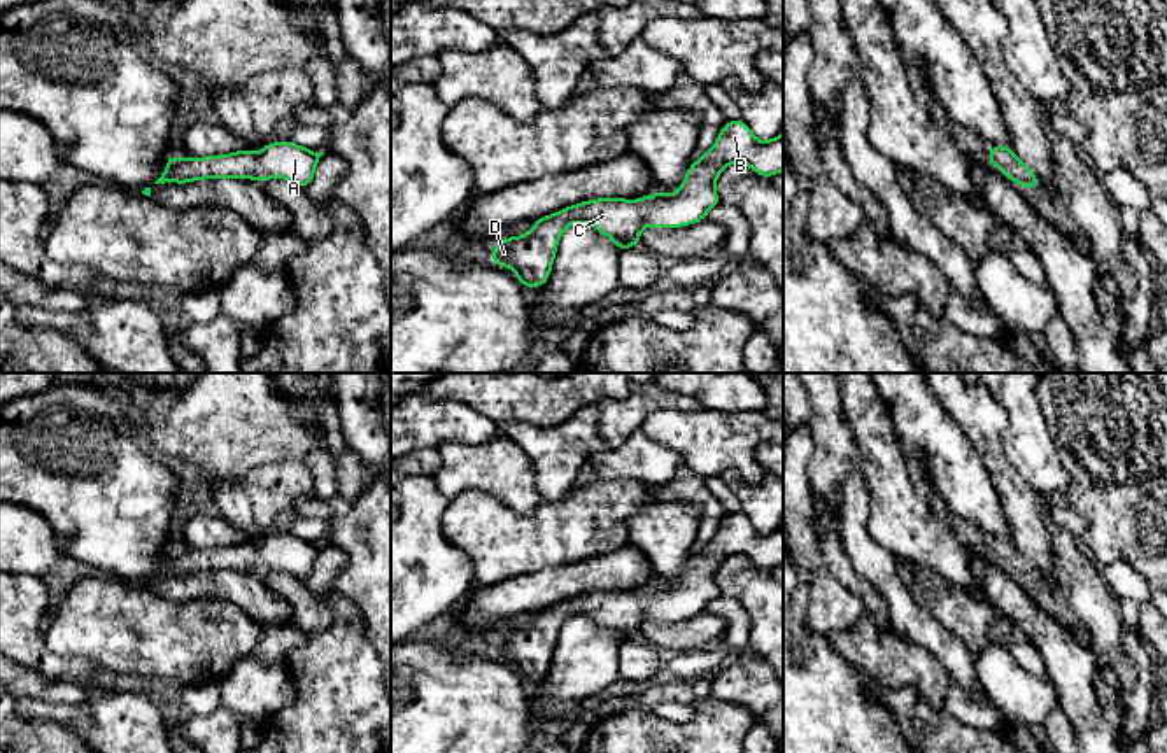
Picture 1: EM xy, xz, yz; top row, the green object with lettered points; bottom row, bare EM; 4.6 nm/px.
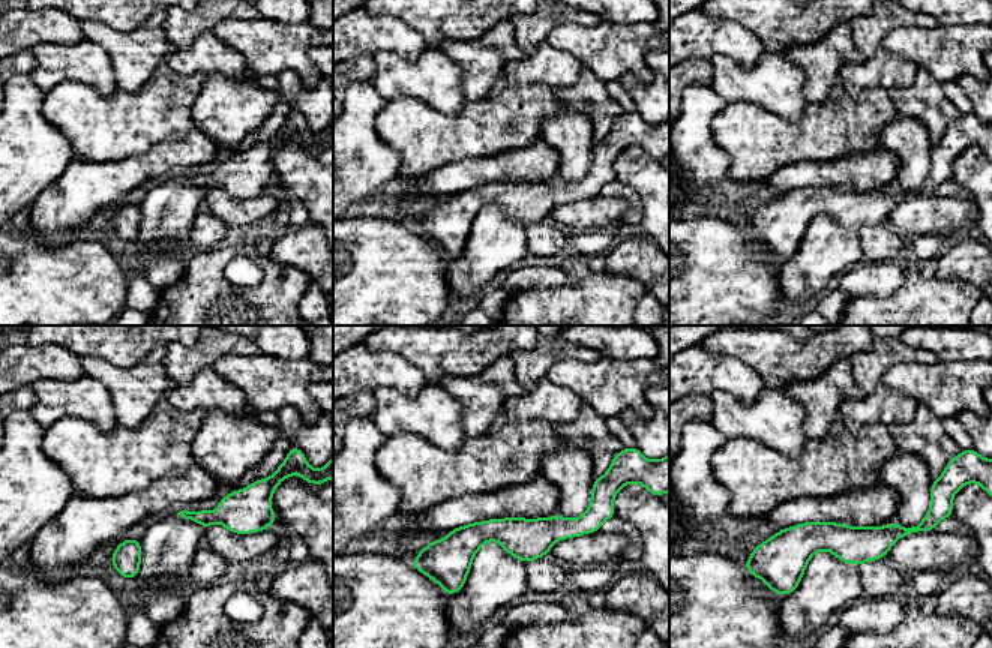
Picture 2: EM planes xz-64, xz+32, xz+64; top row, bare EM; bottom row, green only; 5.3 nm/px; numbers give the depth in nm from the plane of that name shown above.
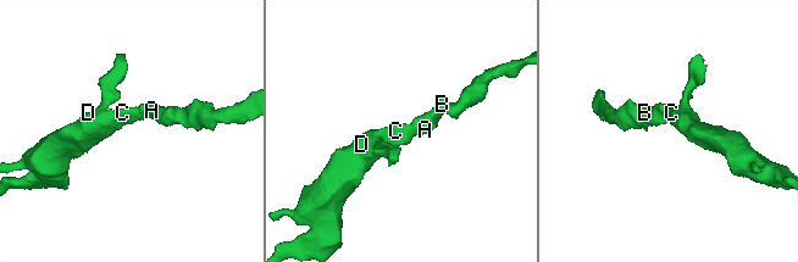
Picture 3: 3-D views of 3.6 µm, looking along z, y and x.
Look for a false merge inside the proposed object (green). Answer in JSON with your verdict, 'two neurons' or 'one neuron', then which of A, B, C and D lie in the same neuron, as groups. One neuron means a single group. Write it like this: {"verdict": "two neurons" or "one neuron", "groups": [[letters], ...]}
{"verdict": "one neuron", "groups": [["A", "B", "C", "D"]]}

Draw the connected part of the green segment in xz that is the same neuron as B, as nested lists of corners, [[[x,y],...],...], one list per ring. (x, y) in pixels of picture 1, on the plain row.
[[[743,511],[727,513],[715,538],[690,555],[678,583],[652,583],[640,592],[599,590],[575,595],[536,611],[526,627],[499,632],[491,643],[492,655],[512,660],[522,679],[536,681],[548,672],[559,630],[573,615],[589,615],[622,644],[640,636],[647,616],[669,622],[704,613],[720,595],[715,574],[731,555],[746,555],[755,566],[771,571],[783,562],[783,524],[769,534],[760,534]]]

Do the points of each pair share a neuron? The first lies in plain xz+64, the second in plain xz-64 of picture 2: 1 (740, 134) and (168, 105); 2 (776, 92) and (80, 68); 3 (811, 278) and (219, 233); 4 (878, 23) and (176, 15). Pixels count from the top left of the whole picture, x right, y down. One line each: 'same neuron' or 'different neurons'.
1: same neuron
2: same neuron
3: different neurons
4: same neuron

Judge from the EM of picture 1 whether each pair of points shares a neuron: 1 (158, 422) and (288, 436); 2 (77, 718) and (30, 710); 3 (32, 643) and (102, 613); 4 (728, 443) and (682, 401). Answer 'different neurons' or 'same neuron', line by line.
1: same neuron
2: same neuron
3: different neurons
4: different neurons

